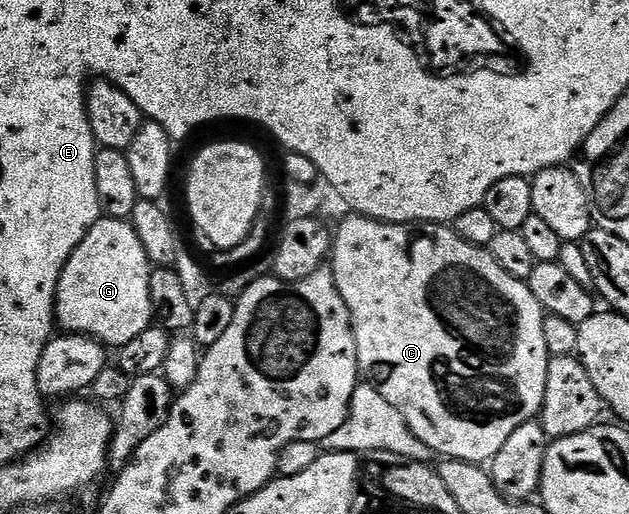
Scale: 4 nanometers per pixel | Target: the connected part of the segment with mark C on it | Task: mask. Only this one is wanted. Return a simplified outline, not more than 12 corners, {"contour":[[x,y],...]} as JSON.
{"contour":[[484,206],[352,213],[330,268],[361,378],[479,465],[541,412],[529,282]]}

